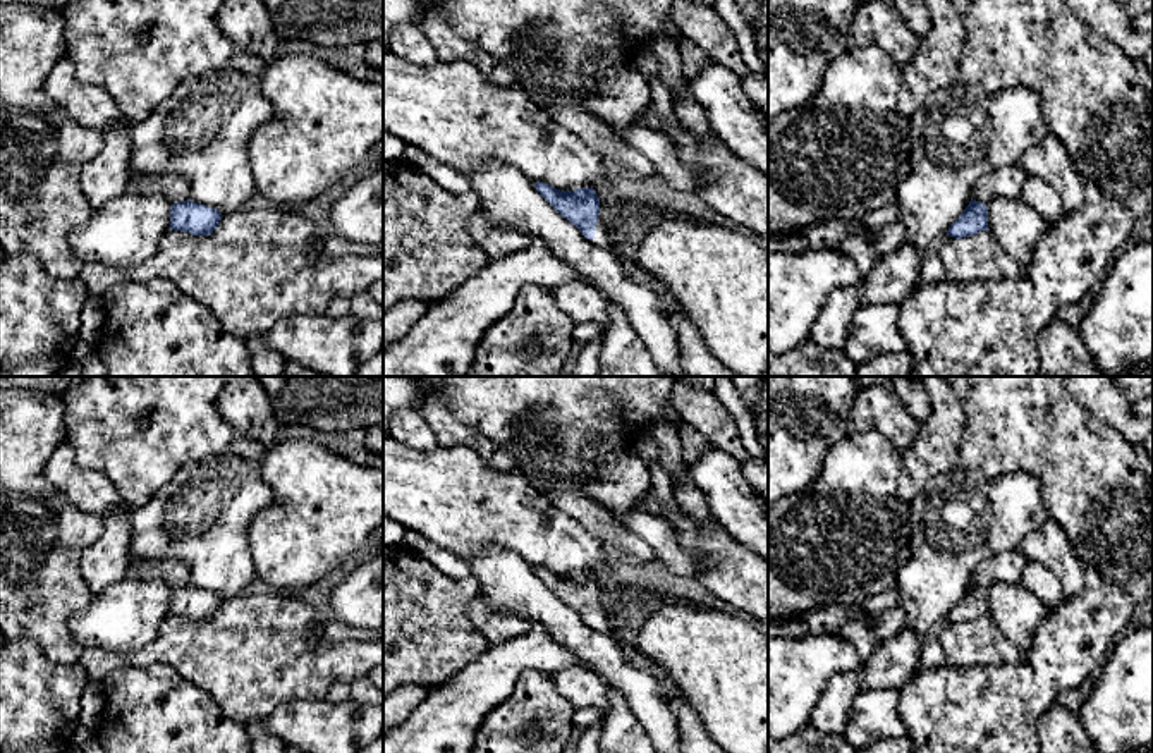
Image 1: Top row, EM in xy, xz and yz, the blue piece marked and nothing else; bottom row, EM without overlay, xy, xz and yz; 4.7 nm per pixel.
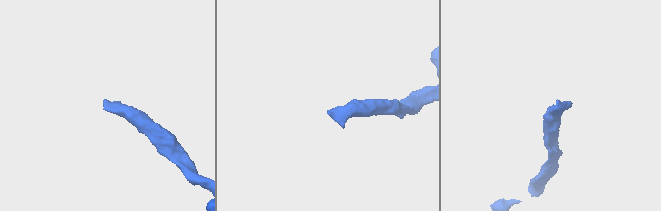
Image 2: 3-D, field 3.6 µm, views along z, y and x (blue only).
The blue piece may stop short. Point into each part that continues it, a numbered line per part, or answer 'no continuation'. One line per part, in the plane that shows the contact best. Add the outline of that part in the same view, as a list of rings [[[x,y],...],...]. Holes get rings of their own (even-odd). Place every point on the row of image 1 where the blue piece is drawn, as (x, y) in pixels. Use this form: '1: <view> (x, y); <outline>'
1: xz (602, 238); [[[600,223],[595,227],[593,241],[598,246],[603,246],[603,248],[612,248],[613,246],[613,239],[607,234],[607,230]]]

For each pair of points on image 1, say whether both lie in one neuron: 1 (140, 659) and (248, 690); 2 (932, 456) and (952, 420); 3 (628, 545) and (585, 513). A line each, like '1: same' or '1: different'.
1: same
2: same
3: same

